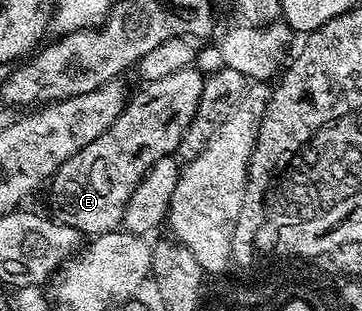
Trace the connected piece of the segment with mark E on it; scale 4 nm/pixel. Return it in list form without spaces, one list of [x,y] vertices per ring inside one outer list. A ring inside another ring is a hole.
[[[188,67],[181,71],[173,71],[173,75],[165,75],[163,79],[157,79],[156,81],[148,81],[142,87],[143,90],[139,94],[132,96],[128,100],[127,105],[120,113],[120,117],[116,119],[112,126],[109,127],[104,134],[98,135],[97,139],[89,143],[87,147],[82,147],[81,151],[77,151],[72,158],[66,159],[61,163],[58,170],[56,170],[53,177],[50,178],[49,185],[55,194],[51,197],[51,209],[54,220],[59,221],[62,225],[68,225],[73,227],[80,235],[98,235],[101,233],[109,233],[118,230],[123,223],[123,216],[125,215],[125,207],[129,203],[129,199],[133,195],[133,191],[139,188],[139,184],[142,183],[143,177],[153,167],[153,163],[157,163],[157,159],[162,157],[170,157],[178,150],[181,139],[185,135],[185,131],[189,127],[189,123],[193,119],[193,115],[197,111],[197,103],[201,99],[201,91],[203,90],[203,82],[205,80],[204,74],[198,73],[198,68]]]

